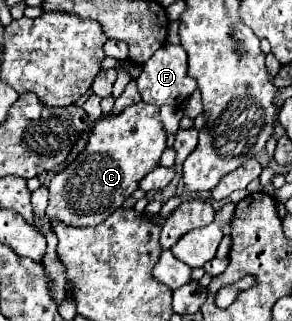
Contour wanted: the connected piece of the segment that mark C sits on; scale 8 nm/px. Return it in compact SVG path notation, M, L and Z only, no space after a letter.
M137 102L133 106L127 106L119 114L109 114L101 120L97 120L89 130L89 140L85 150L69 164L65 170L57 172L47 190L49 190L49 206L47 214L49 218L57 218L59 222L65 222L67 226L97 226L101 224L109 214L113 214L117 208L123 206L123 202L139 188L139 182L159 166L159 158L165 150L165 138L167 132L163 130L161 118L159 118L159 106L151 106L145 102Z

